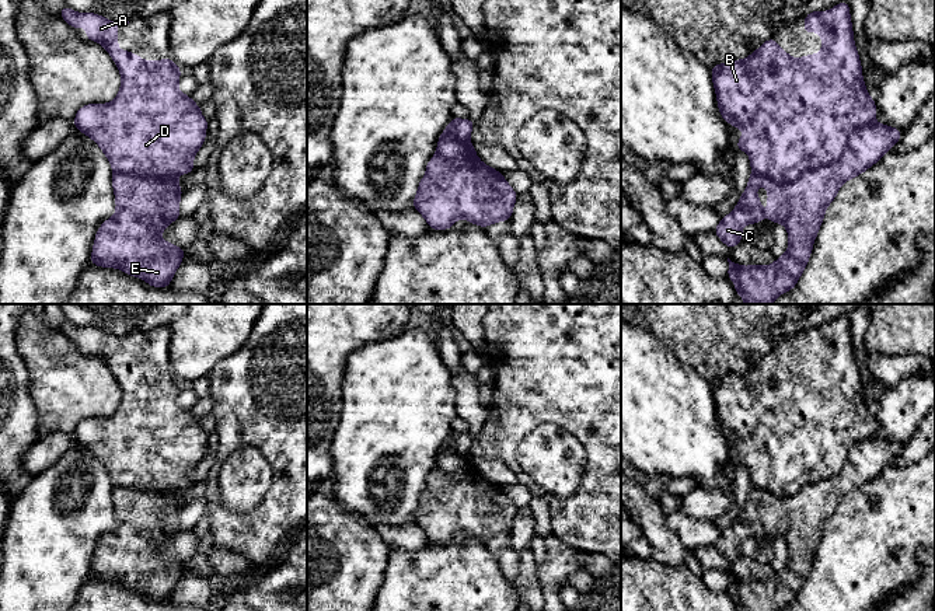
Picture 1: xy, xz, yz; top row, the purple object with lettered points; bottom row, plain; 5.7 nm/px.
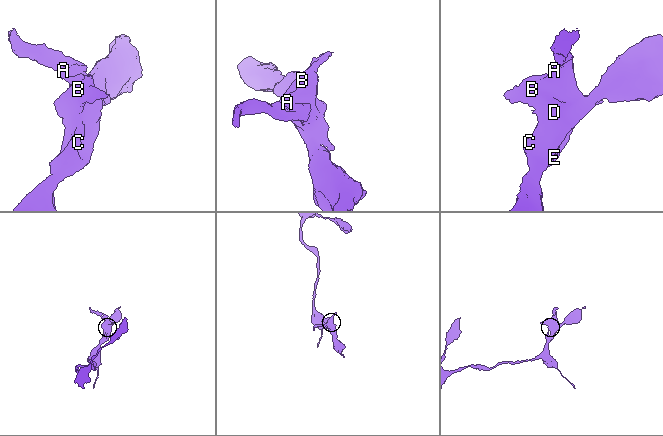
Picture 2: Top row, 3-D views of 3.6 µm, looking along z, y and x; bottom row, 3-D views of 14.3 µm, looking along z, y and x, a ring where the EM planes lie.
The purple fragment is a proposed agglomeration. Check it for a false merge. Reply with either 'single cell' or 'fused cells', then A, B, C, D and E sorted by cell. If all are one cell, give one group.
fused cells; A B D / C E

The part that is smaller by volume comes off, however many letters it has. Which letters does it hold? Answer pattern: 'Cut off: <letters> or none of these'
Cut off: A, B, D

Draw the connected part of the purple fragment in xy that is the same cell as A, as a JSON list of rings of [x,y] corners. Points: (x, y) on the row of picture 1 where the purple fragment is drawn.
[[[67,6],[60,10],[60,17],[74,29],[86,27],[86,39],[100,42],[111,55],[122,76],[122,84],[115,99],[109,104],[88,104],[81,107],[76,114],[73,125],[102,149],[114,172],[161,178],[192,172],[195,170],[192,165],[193,157],[205,142],[207,119],[202,116],[200,107],[189,95],[178,91],[178,80],[182,70],[172,59],[149,62],[140,59],[136,53],[121,52],[118,49],[118,27],[123,24],[116,24],[95,13],[80,14]]]

